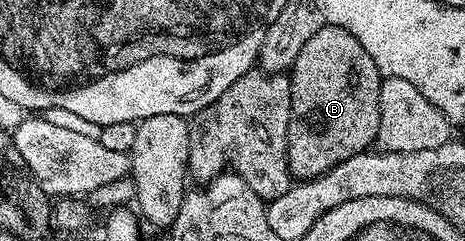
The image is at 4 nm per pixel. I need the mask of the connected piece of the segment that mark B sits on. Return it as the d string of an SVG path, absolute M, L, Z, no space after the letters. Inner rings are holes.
M323 23L295 59L288 74L291 83L291 115L287 131L287 163L289 172L297 181L309 181L326 173L331 167L351 159L351 155L366 152L376 142L379 131L379 91L382 75L375 67L375 59L363 51L363 47L351 31Z

